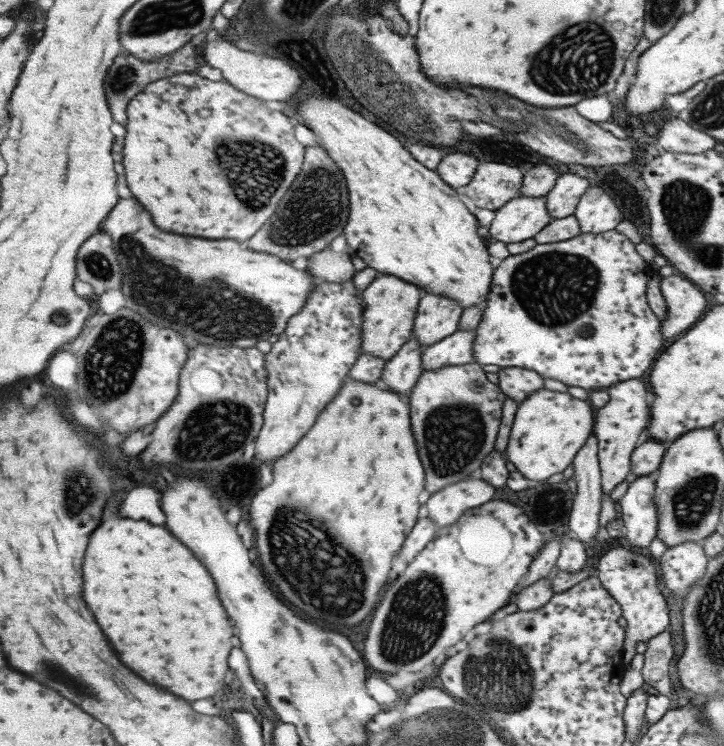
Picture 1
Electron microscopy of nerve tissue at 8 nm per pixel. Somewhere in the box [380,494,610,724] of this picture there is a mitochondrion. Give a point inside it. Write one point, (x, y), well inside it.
(502, 679)

